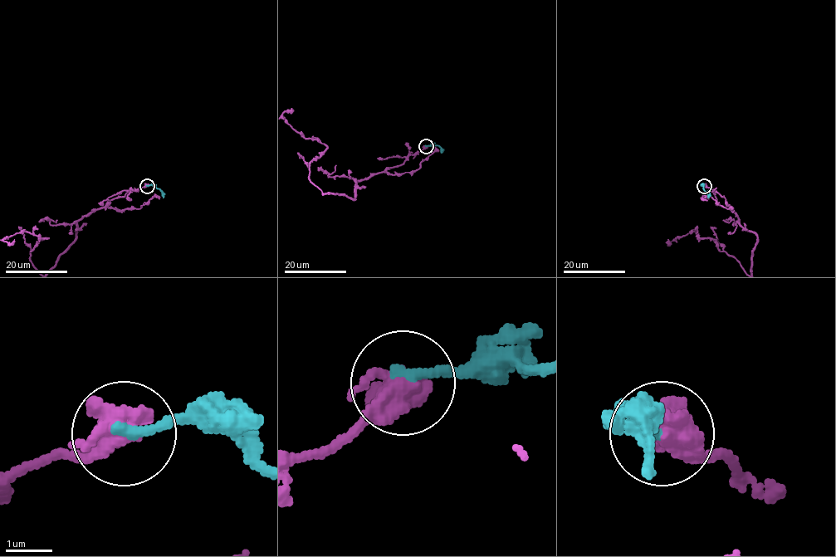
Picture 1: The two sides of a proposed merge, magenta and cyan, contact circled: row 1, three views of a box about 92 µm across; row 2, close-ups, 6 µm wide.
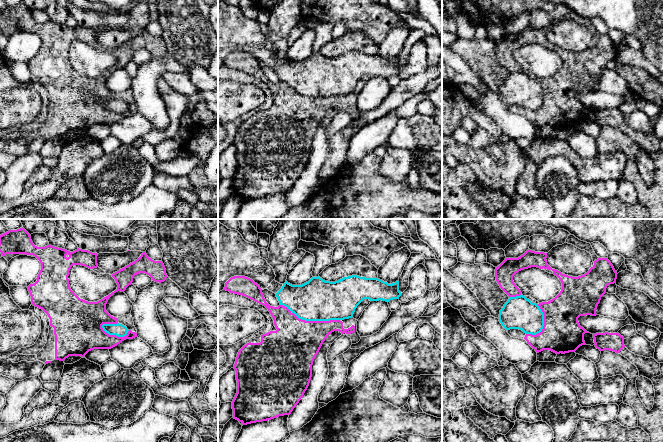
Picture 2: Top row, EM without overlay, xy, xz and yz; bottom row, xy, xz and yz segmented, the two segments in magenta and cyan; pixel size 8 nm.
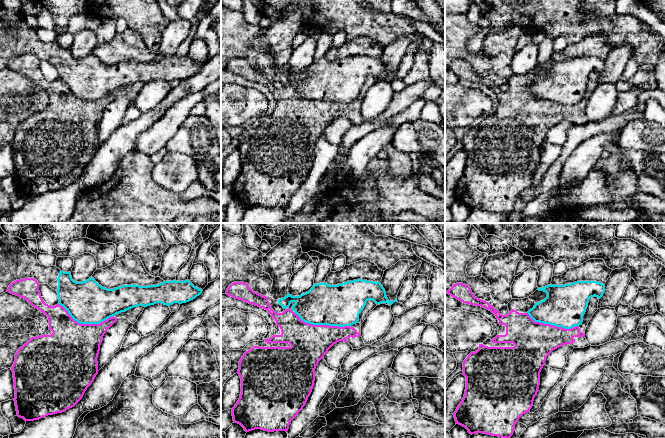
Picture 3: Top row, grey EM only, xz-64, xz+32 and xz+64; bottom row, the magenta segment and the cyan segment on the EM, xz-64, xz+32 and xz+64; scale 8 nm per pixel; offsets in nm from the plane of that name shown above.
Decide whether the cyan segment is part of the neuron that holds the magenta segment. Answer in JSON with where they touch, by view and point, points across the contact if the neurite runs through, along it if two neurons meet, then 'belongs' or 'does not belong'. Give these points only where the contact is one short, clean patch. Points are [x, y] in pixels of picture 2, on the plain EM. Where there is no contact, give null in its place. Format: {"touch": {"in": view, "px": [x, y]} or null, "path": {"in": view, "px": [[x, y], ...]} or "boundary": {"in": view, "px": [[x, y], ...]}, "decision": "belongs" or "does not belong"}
{"touch": {"in": "xz", "px": [310, 97]}, "decision": "does not belong"}

